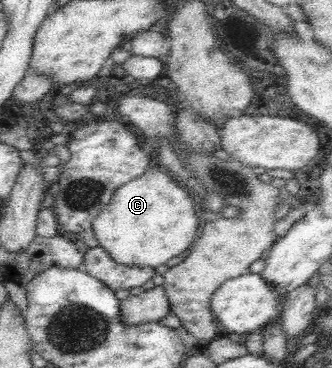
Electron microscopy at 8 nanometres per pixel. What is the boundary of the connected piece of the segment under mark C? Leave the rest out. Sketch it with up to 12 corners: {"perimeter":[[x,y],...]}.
{"perimeter":[[168,168],[116,190],[93,222],[120,264],[162,266],[196,242]]}

